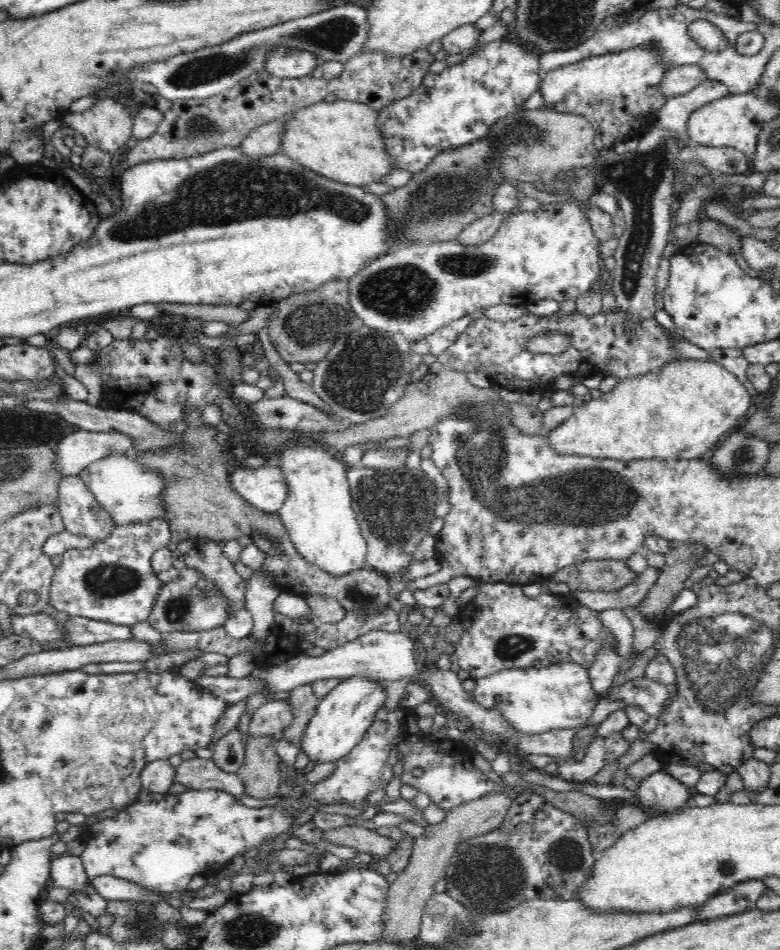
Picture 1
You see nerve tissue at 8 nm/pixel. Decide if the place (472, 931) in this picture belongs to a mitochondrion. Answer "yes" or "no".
yes

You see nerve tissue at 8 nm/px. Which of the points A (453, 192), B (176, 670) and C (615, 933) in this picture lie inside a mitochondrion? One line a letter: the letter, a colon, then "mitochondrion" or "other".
A: mitochondrion
B: other
C: other

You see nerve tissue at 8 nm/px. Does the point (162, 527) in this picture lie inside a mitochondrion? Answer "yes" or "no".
no

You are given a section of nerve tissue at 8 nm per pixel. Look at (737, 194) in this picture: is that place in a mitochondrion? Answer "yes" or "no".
yes

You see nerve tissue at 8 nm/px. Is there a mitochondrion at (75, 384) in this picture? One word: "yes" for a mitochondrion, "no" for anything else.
no

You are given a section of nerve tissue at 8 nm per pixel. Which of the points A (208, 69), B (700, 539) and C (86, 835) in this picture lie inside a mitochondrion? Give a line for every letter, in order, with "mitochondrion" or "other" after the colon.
A: mitochondrion
B: other
C: other

